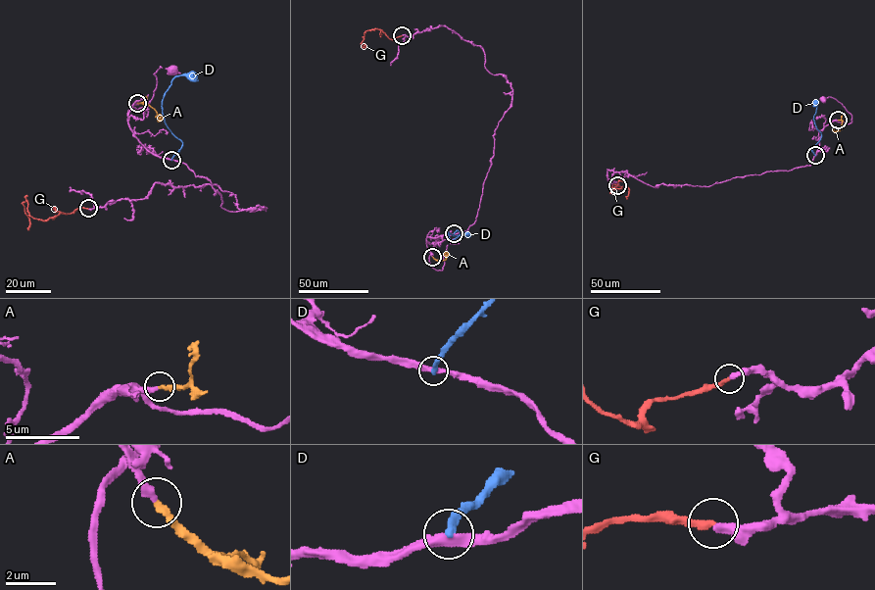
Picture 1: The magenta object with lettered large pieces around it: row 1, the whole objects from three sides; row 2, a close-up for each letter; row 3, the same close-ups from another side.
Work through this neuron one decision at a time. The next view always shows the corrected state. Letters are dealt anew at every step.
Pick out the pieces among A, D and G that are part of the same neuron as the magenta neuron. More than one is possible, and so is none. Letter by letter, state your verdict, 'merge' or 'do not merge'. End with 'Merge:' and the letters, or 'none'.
A: merge
D: do not merge
G: do not merge
Merge: A

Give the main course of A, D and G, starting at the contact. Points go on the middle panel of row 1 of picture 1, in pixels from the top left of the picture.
A: (432, 257), (441, 261), (448, 254), (443, 255)
D: (454, 233), (458, 230), (461, 234), (450, 239), (448, 231), (454, 235), (470, 234)
G: (402, 35), (391, 39), (381, 30), (367, 29), (362, 43), (364, 45)

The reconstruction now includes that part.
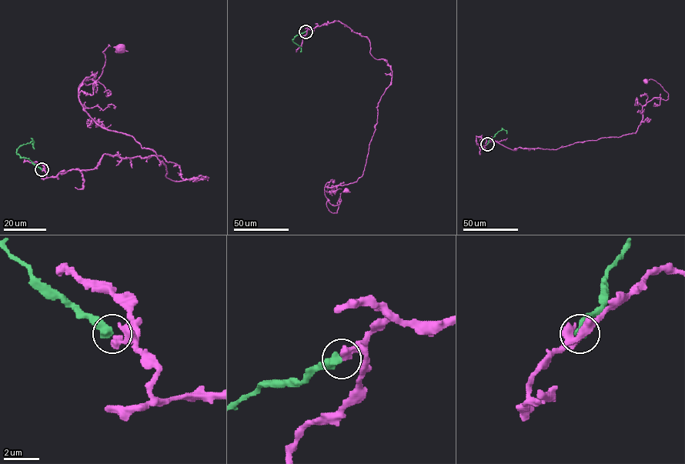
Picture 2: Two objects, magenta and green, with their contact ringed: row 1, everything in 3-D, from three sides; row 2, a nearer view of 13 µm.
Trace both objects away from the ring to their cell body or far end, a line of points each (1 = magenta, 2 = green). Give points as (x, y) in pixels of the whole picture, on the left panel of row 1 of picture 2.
1: (41, 169), (154, 155), (172, 180), (208, 177), (185, 180), (85, 110), (78, 88), (119, 48)
2: (41, 169), (17, 153), (19, 147), (32, 141), (35, 148)

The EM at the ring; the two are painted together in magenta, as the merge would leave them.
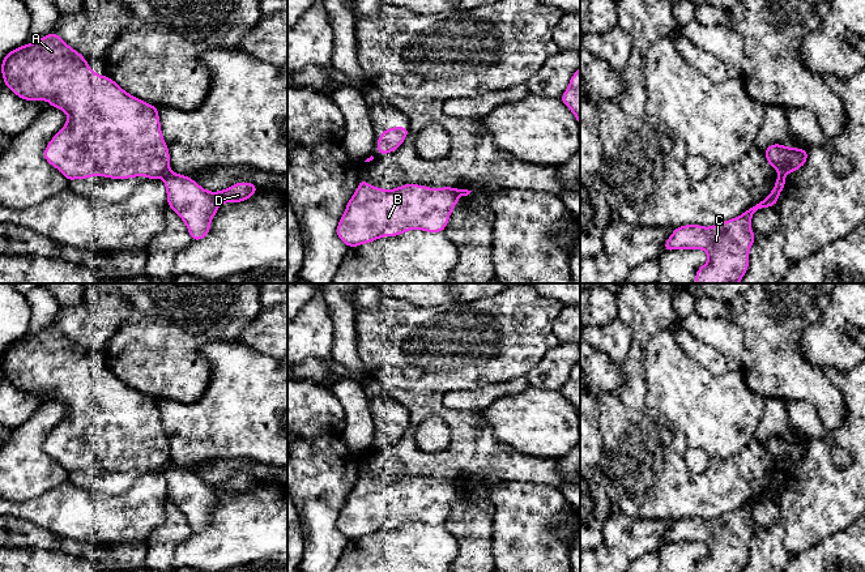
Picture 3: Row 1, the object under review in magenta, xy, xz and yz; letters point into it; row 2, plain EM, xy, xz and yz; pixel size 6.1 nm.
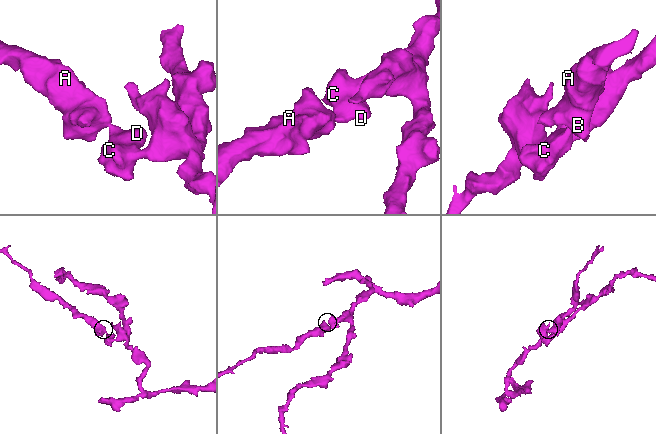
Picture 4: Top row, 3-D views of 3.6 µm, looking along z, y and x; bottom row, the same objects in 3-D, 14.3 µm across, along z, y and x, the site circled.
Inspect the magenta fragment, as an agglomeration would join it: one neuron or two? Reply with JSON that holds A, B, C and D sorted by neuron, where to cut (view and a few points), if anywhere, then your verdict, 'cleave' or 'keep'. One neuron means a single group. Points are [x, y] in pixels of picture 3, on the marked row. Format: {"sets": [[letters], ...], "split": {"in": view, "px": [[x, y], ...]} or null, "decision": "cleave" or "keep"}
{"sets": [["A", "B"], ["C", "D"]], "split": {"in": "xy", "px": [[170, 171], [162, 176]]}, "decision": "cleave"}

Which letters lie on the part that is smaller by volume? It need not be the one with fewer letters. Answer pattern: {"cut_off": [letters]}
{"cut_off": ["A", "B"]}

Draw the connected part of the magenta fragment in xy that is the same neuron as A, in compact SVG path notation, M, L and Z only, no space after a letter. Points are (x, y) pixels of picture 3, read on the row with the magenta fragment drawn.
M55 30L30 44L9 51L1 61L4 84L25 101L48 101L50 107L68 115L65 125L54 135L43 151L44 159L69 180L105 176L129 179L146 176L152 180L170 172L170 153L162 137L158 107L148 104L123 90L107 76L94 73L85 57L68 46Z

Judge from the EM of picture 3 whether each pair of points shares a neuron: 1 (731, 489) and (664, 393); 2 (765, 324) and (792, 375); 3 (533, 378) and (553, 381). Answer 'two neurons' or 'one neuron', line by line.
1: two neurons
2: one neuron
3: one neuron

